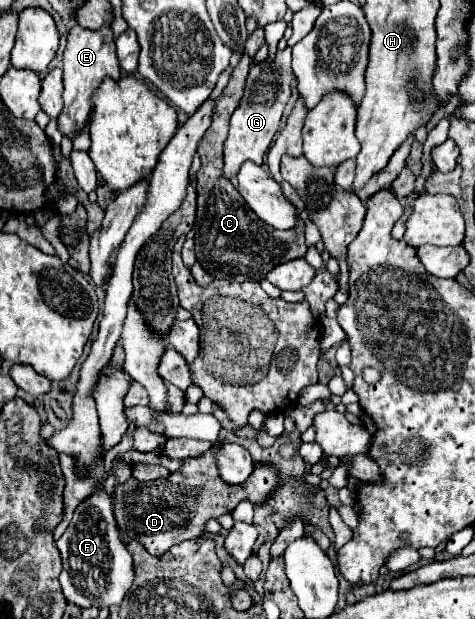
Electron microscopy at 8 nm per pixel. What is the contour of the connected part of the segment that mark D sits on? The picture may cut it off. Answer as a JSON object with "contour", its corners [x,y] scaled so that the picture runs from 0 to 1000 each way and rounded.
{"contour":[[[451,719],[446,722],[451,729],[442,725],[425,738],[408,738],[408,742],[383,745],[379,761],[354,767],[349,774],[328,774],[328,777],[295,780],[291,774],[274,771],[269,777],[244,784],[232,803],[236,803],[236,813],[240,813],[240,835],[244,835],[244,848],[253,855],[257,874],[286,871],[286,874],[295,874],[303,880],[303,887],[316,897],[345,897],[362,880],[383,877],[387,871],[413,871],[413,868],[421,868],[425,864],[425,855],[429,855],[429,845],[438,838],[463,835],[472,829],[488,829],[488,822],[509,806],[526,806],[531,813],[547,813],[547,809],[564,806],[564,800],[585,787],[585,764],[573,754],[556,754],[556,751],[543,751],[531,761],[531,771],[518,774],[518,780],[509,780],[509,784],[480,784],[480,780],[472,780],[463,774],[459,761],[455,761],[455,745],[446,742],[446,735],[455,732],[455,722],[459,719]]]}

